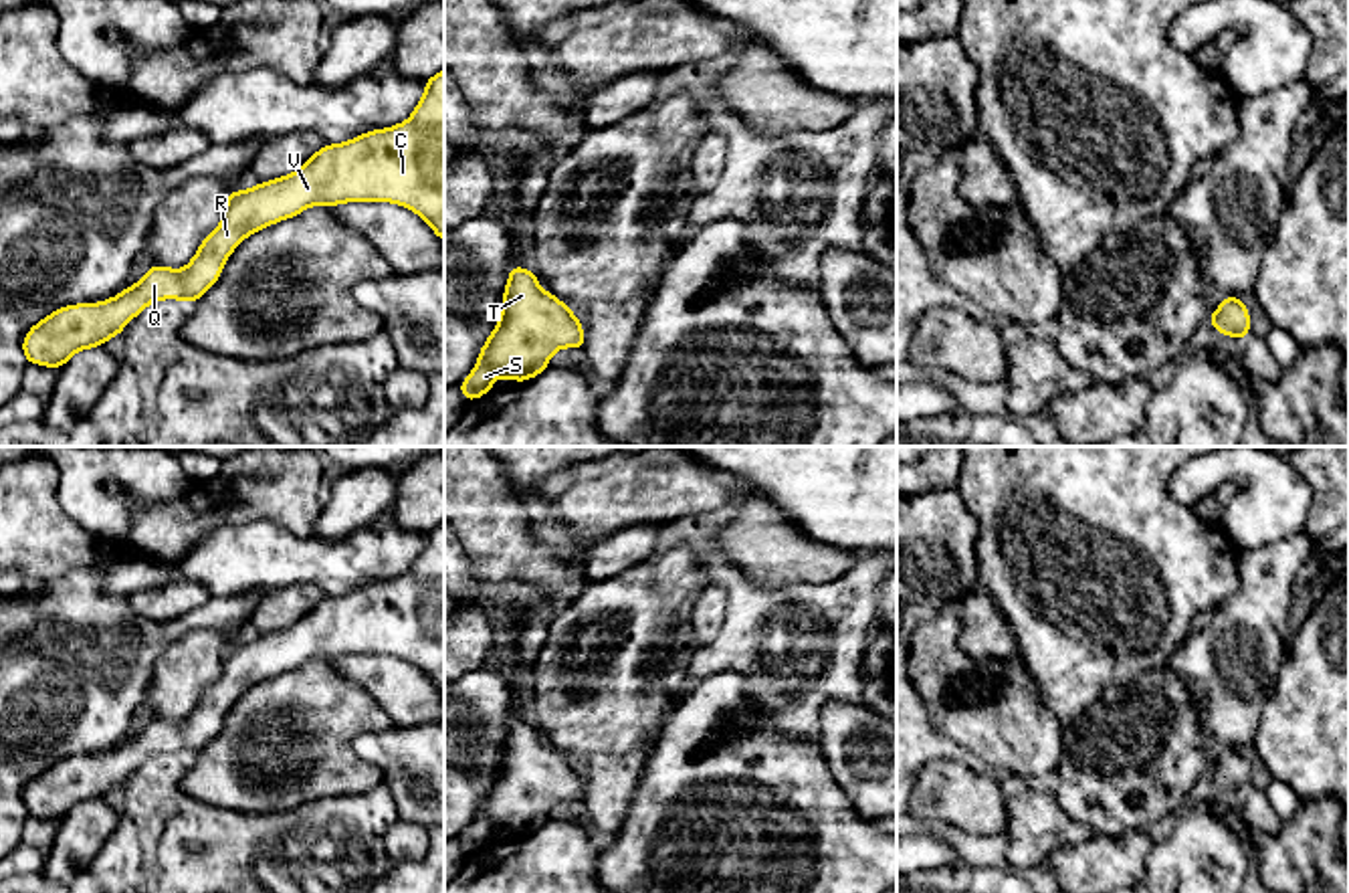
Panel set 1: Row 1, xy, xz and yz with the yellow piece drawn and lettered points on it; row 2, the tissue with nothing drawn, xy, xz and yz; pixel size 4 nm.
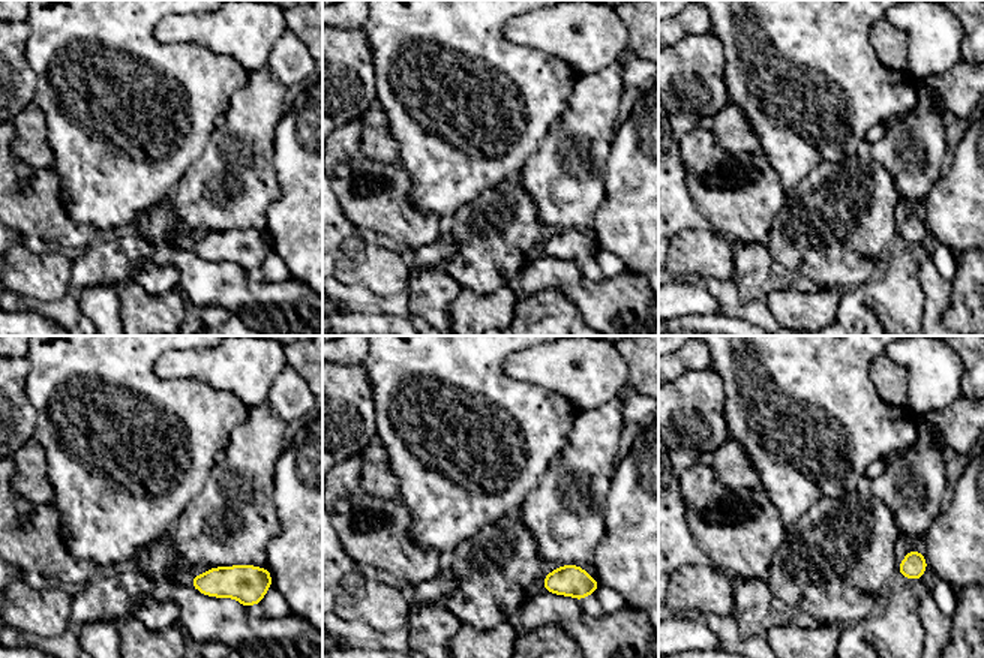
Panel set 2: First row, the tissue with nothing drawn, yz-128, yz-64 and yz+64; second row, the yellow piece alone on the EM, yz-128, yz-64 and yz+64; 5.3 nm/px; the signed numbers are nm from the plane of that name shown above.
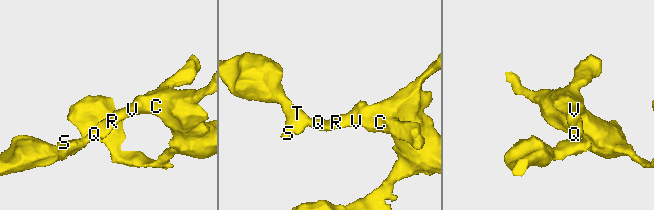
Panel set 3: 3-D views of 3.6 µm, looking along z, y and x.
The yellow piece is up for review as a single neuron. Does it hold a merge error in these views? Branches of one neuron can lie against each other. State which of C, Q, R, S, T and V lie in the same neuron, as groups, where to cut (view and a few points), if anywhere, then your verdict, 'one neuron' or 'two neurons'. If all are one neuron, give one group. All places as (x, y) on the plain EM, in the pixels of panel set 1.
groups C Q R S T V; cut none; one neuron

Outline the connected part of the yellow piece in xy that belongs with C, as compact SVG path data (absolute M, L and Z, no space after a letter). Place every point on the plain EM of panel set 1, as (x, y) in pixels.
M444 521L424 533L424 548L406 574L325 596L295 624L230 644L220 677L184 721L151 717L115 750L48 766L22 790L24 814L59 822L73 806L121 788L155 754L192 758L220 731L244 691L311 659L345 655L400 657L444 695Z

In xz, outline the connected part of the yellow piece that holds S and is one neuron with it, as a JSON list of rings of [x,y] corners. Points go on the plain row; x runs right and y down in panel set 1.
[[[515,717],[507,729],[497,780],[481,798],[477,816],[458,836],[458,842],[466,855],[473,855],[489,847],[497,830],[527,834],[549,820],[549,810],[555,804],[563,800],[584,802],[584,796],[586,784],[578,768],[561,752],[539,739],[535,723]]]

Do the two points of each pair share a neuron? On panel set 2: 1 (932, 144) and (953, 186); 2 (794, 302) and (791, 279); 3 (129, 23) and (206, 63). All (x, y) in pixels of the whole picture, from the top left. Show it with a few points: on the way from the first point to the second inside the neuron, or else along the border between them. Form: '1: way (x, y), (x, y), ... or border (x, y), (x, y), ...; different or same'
1: border (941, 173), (923, 201); different
2: border (806, 291), (774, 290), (764, 300); different
3: way (147, 42), (168, 63), (186, 63); same

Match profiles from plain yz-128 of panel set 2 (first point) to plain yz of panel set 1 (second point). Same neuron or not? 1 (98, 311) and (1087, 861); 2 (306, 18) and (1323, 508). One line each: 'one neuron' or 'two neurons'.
1: two neurons
2: one neuron

